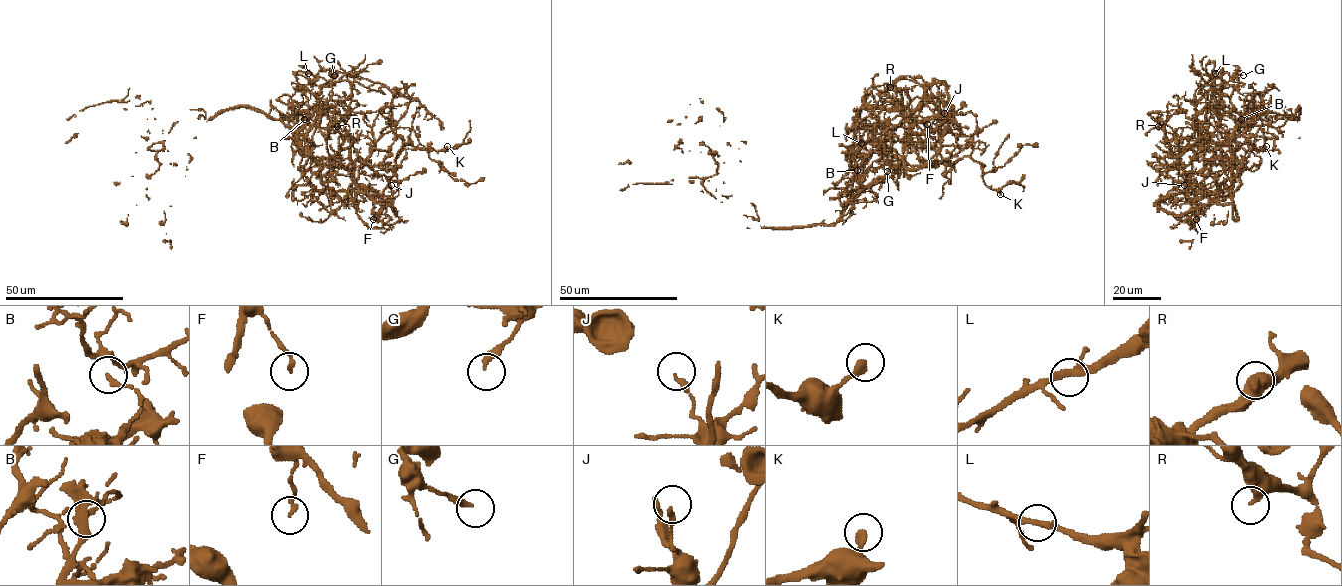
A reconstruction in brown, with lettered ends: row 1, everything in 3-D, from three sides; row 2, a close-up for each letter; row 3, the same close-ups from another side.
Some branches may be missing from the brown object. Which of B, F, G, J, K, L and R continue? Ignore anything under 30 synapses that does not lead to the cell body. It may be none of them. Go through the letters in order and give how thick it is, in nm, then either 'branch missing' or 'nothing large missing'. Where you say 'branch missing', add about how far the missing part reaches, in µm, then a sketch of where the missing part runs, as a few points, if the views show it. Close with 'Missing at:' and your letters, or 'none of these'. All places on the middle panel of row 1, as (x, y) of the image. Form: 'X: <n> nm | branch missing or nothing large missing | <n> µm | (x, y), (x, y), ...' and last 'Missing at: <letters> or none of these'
B: 180 nm | nothing large missing
F: 160 nm | nothing large missing
G: 240 nm | nothing large missing
J: 200 nm | nothing large missing
K: 300 nm | nothing large missing
L: 200 nm | nothing large missing
R: 400 nm | nothing large missing
Missing at: none of these

